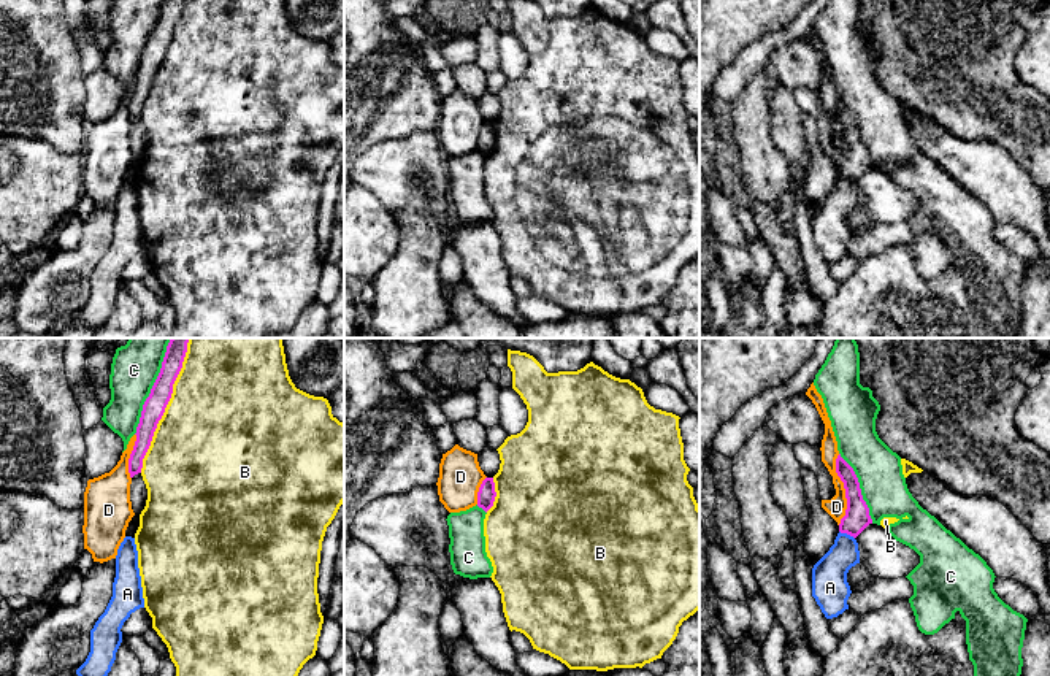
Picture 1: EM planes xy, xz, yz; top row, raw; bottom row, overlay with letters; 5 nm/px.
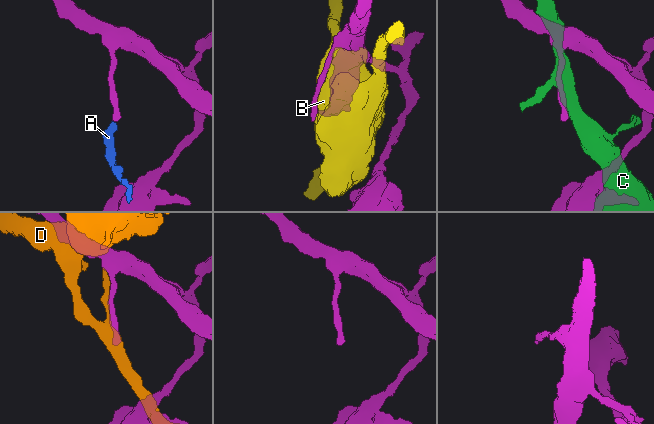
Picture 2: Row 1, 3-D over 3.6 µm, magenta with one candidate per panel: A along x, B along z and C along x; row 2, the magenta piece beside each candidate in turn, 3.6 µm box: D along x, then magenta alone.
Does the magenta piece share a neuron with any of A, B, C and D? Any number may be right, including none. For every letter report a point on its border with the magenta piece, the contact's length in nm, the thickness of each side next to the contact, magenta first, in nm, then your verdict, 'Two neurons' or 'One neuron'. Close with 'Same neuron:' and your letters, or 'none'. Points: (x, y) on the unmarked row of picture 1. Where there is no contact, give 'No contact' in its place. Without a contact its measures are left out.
A: Touches magenta at yz (847, 178). Shared border 90 nm. Thickness 130 nm (magenta) against 180 nm. Two neurons
B: Touches magenta at xy (162, 59). Shared border 650 nm. Thickness 110 nm (magenta) against 500 nm. Two neurons
C: Touches magenta at xy (149, 40). Shared border 440 nm. Thickness 110 nm (magenta) against 220 nm. Two neurons
D: Touches magenta at yz (844, 132). Shared border 360 nm. Thickness 130 nm (magenta) against 100 nm. Two neurons
Same neuron: none

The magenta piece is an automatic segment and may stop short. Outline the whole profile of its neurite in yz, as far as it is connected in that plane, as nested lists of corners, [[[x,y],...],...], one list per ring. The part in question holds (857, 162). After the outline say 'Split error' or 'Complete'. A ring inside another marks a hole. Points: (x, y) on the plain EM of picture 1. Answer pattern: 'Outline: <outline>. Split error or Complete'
Outline: [[[841,98],[836,103],[836,117],[844,127],[847,143],[847,154],[845,160],[841,163],[839,176],[856,182],[869,168],[872,168],[869,152],[863,144],[853,113],[841,102]]]. Complete

